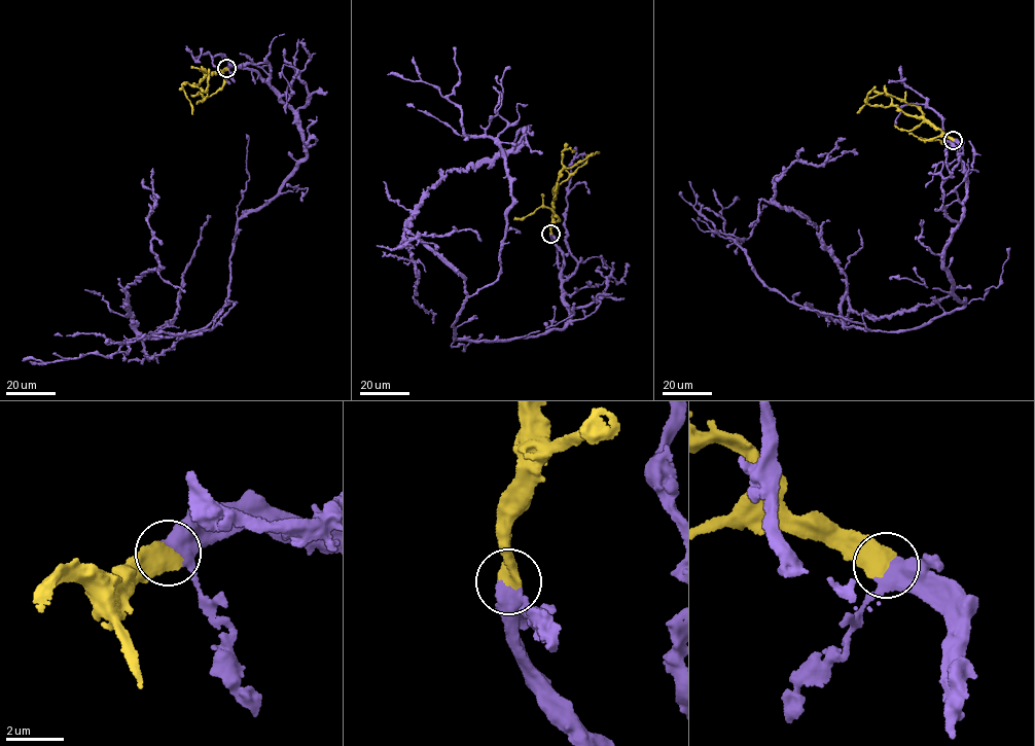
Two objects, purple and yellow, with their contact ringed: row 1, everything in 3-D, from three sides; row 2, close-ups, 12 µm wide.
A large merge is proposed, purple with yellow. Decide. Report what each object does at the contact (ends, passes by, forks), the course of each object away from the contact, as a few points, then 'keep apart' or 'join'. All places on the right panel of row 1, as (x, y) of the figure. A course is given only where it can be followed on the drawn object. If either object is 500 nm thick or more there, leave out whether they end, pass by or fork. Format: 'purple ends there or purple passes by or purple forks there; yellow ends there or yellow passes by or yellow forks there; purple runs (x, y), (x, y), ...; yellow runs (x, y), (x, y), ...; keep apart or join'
purple runs (953, 139), (965, 304), (904, 330), (846, 326), (830, 248), (774, 199), (795, 161), (858, 153); yellow runs (953, 139), (922, 118), (896, 107), (872, 106), (866, 102), (867, 93), (876, 86); join

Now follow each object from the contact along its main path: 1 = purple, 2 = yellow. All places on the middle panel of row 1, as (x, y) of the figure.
1: (550, 233), (563, 328), (455, 339), (464, 276), (406, 227), (449, 170), (515, 150), (525, 128), (493, 157)
2: (550, 233), (554, 186), (560, 171), (599, 152)

